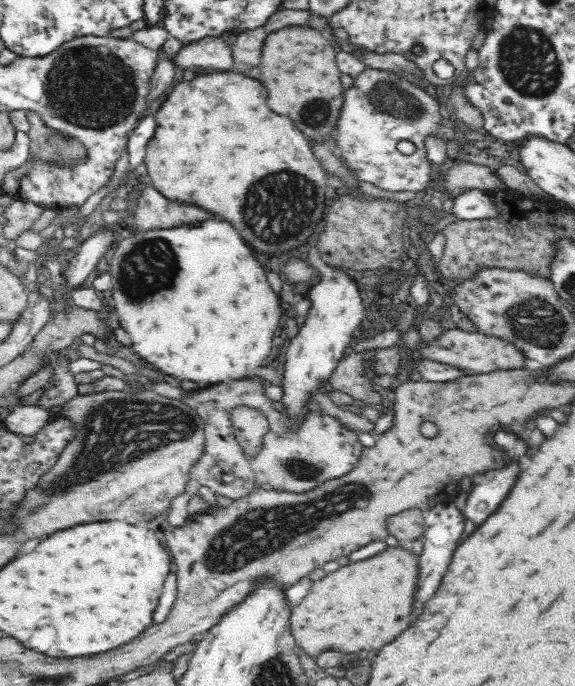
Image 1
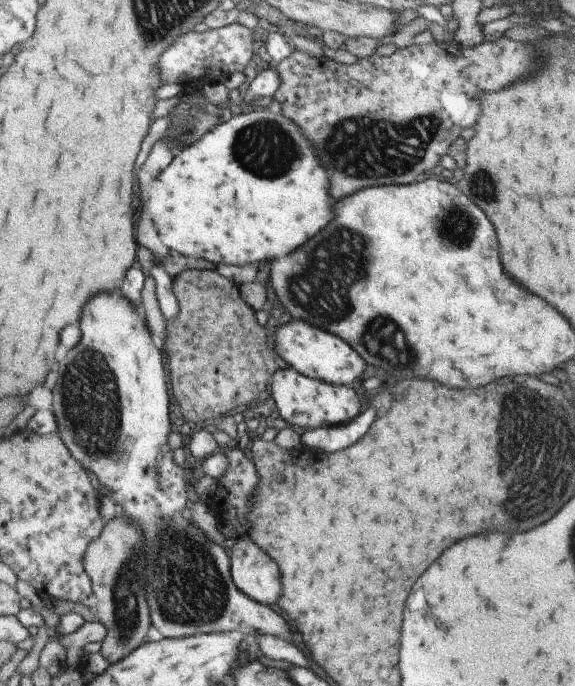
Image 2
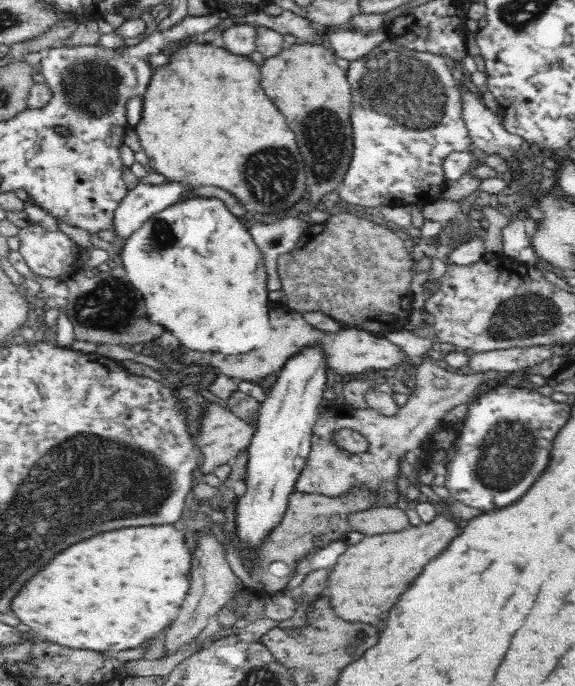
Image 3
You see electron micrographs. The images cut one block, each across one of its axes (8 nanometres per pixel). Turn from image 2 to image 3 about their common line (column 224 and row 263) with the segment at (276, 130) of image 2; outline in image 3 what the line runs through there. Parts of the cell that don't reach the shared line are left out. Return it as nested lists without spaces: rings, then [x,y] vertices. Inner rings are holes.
[[[190,196],[190,198],[182,198],[174,204],[167,206],[164,210],[157,212],[150,216],[146,222],[138,229],[135,230],[128,238],[125,239],[125,244],[122,247],[121,253],[118,255],[117,260],[124,265],[126,279],[136,284],[142,294],[146,296],[148,302],[148,310],[152,320],[156,320],[158,324],[164,324],[168,330],[172,330],[182,346],[188,346],[192,350],[200,350],[200,352],[222,352],[222,354],[240,354],[252,348],[258,348],[264,344],[264,340],[269,338],[268,334],[271,324],[269,323],[269,305],[271,304],[268,299],[268,289],[266,289],[267,272],[264,270],[264,261],[260,248],[254,244],[252,236],[248,234],[248,228],[242,226],[242,222],[226,208],[226,204],[218,198],[206,198],[206,196]]]

